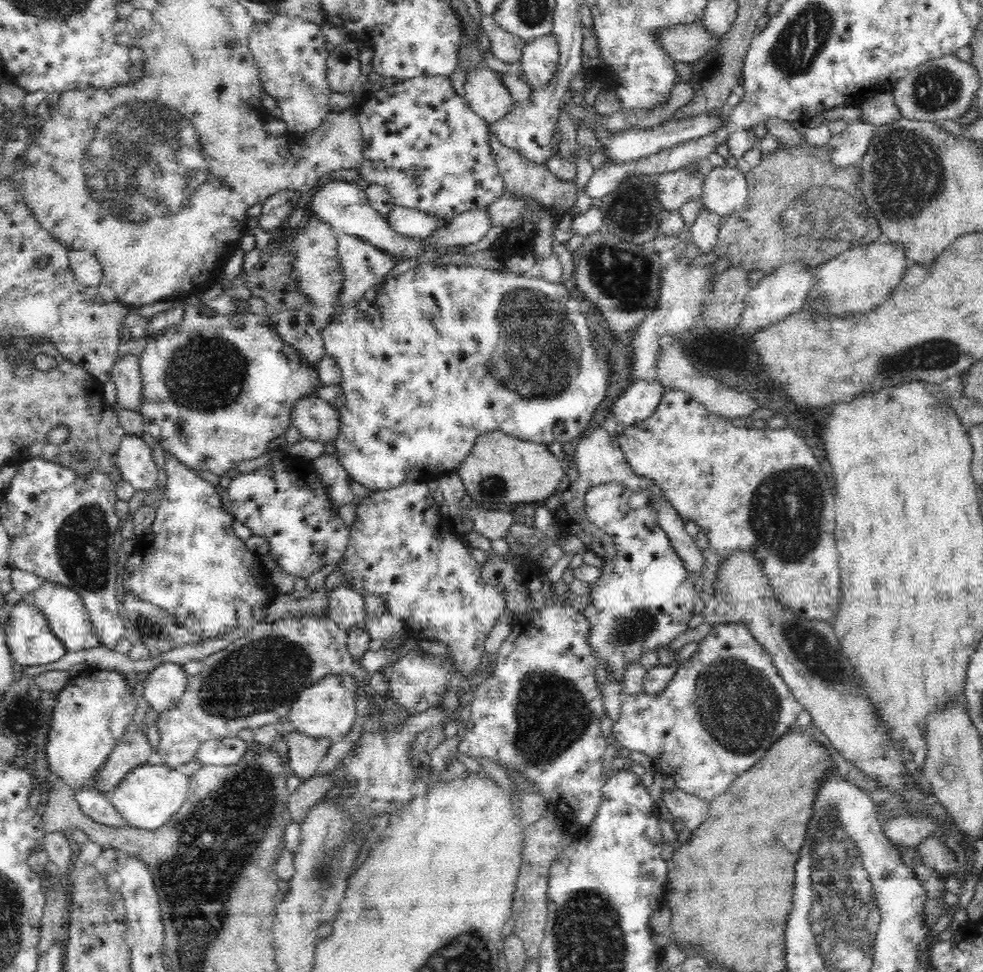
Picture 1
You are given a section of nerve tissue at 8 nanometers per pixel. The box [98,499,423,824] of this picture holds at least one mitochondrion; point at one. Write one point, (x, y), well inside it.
(259, 676)

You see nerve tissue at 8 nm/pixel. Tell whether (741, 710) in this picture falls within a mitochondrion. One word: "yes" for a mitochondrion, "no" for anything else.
yes

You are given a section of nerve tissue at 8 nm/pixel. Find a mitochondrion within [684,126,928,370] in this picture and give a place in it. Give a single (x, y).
(839, 215)

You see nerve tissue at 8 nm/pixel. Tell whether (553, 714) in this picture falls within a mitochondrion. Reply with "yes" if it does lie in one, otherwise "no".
yes

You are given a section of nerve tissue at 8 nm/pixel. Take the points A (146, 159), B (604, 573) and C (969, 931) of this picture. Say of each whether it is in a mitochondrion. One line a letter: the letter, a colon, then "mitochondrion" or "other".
A: mitochondrion
B: other
C: other

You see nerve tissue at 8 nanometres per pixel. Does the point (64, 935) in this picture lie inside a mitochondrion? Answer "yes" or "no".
no

